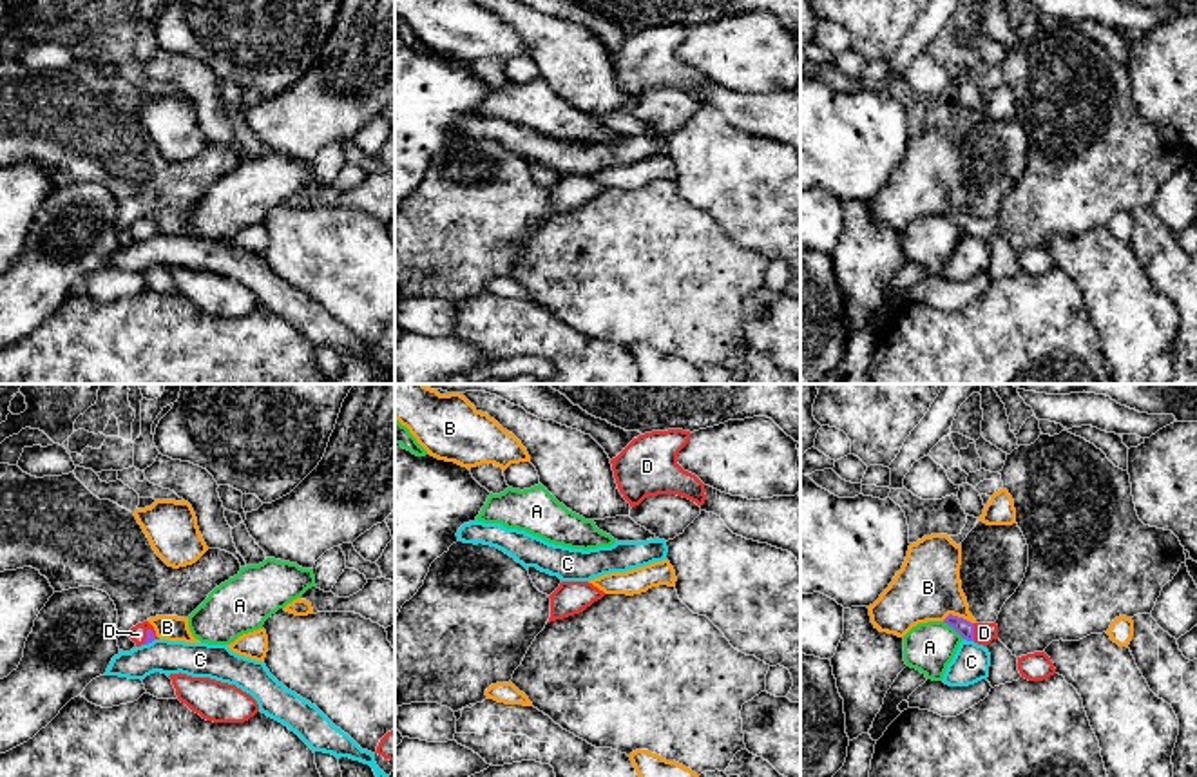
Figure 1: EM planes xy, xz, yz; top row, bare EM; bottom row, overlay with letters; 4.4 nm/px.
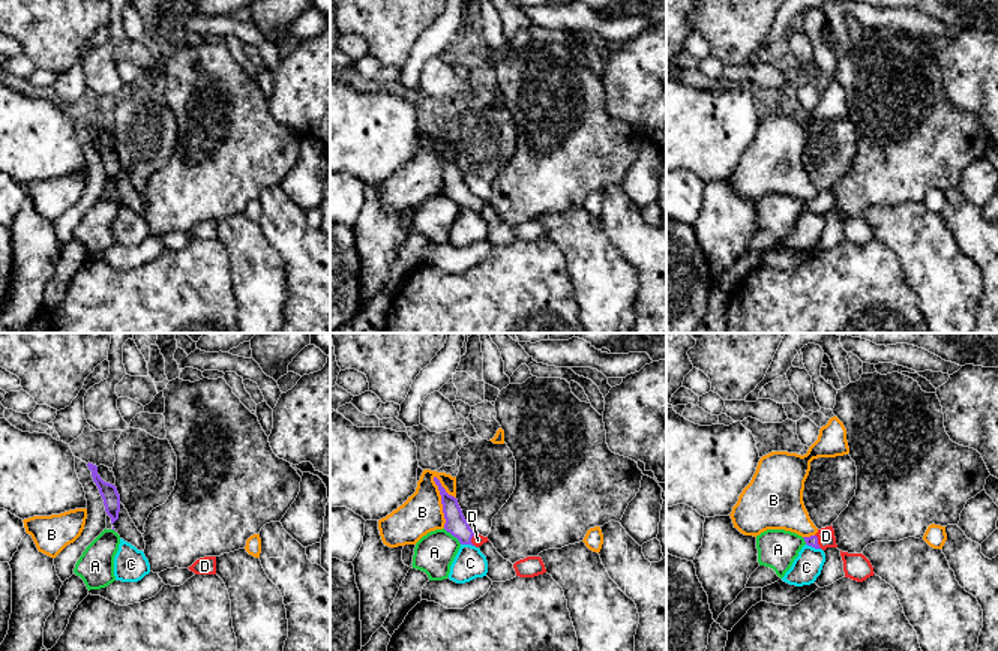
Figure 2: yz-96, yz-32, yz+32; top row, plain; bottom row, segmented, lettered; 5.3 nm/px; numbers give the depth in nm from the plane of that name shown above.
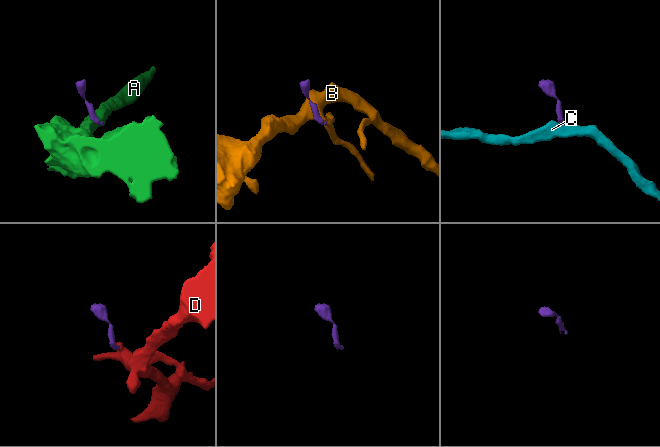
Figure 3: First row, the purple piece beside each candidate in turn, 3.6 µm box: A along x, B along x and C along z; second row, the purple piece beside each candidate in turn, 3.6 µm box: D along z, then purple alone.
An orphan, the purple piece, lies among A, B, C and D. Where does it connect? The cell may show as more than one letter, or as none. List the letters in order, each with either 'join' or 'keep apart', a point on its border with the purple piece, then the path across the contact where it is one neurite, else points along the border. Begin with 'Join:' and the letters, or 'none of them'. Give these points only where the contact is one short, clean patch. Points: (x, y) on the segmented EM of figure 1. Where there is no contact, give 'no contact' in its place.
Join: D
A: keep apart; contact yz (953, 627); border yz (942, 622), (964, 638)
B: keep apart; contact yz (957, 616); border yz (942, 620), (957, 614), (973, 623)
C: keep apart; contact yz (969, 640); border yz (964, 638), (973, 642)
D: join; contact yz (973, 633); way yz (966, 629), (973, 633), (984, 633)

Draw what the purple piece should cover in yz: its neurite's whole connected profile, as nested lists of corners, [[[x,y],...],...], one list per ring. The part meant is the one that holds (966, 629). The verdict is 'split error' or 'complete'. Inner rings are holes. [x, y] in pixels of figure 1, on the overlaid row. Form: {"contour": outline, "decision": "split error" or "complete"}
{"contour": [[[949,614],[943,623],[953,627],[963,639],[987,647],[998,639],[998,625],[994,623],[971,623],[963,618]]], "decision": "split error"}

